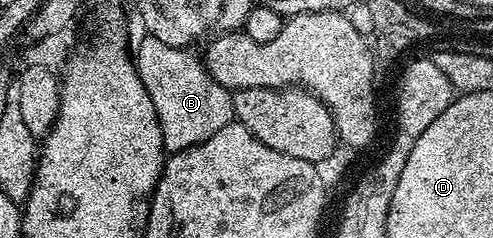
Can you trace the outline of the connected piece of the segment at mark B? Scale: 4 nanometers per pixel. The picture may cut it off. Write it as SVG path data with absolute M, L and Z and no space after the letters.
M149 34L142 38L137 49L135 45L133 58L155 106L166 152L185 152L234 120L232 92L215 82L198 56L195 58L190 50L173 48Z

